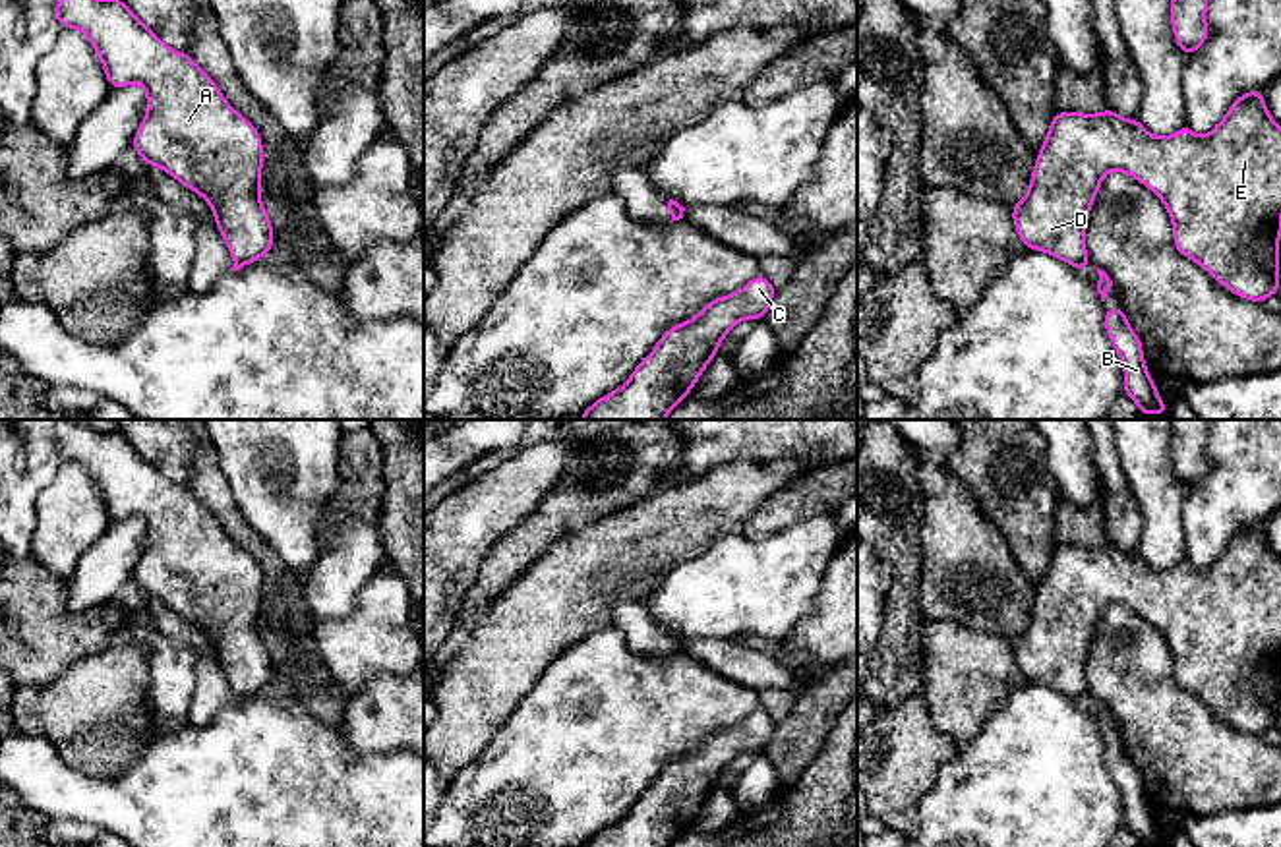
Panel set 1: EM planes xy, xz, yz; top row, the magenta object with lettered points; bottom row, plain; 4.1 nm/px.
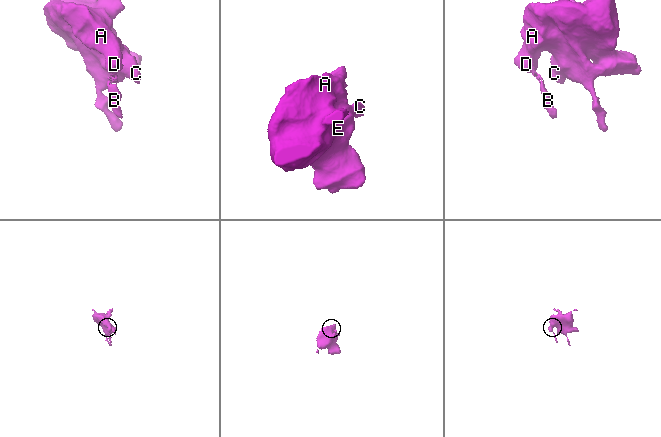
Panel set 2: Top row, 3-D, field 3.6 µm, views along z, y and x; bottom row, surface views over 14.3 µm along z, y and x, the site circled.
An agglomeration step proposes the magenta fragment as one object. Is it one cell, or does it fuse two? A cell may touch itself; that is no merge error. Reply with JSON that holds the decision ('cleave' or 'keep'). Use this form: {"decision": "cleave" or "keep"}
{"decision": "cleave"}

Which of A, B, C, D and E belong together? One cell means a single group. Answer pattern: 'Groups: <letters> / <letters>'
Groups: A C D E / B

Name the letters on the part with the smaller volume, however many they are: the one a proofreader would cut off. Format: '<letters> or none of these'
B

